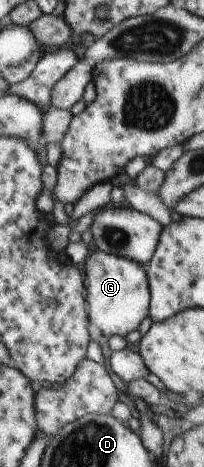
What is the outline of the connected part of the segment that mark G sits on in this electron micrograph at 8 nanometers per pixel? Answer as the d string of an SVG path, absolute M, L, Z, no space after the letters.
M97 249L85 259L86 298L91 323L101 329L103 335L120 335L137 328L147 315L150 295L145 266L128 257Z

